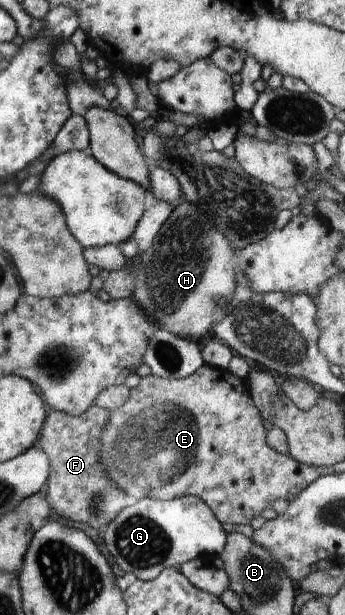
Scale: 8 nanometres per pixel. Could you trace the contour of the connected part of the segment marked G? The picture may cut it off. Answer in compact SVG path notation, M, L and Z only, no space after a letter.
M193 495L171 500L153 500L147 496L119 512L119 516L103 530L105 546L119 568L135 574L142 581L153 580L163 569L179 568L199 556L221 556L228 535L209 506Z

